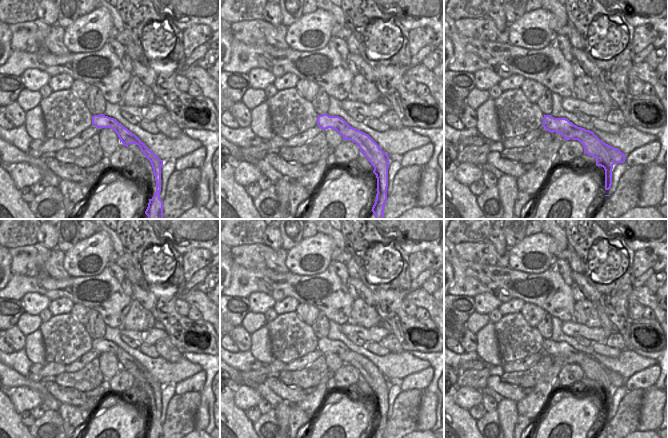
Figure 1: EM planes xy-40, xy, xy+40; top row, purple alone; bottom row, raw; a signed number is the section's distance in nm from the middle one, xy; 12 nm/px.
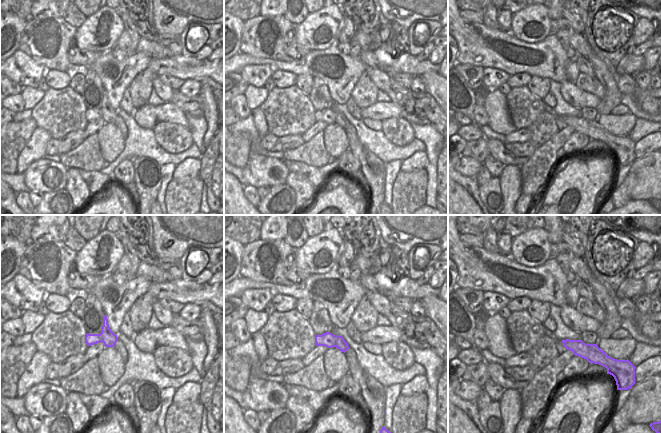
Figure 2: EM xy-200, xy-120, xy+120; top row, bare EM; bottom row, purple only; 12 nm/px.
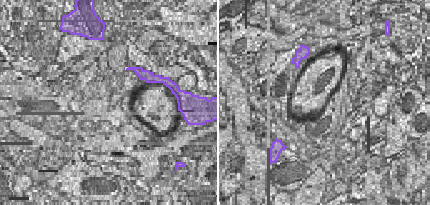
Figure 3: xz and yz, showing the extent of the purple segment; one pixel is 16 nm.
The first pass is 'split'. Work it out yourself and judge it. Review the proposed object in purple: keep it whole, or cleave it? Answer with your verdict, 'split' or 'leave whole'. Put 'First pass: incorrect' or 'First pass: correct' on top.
First pass: correct
split

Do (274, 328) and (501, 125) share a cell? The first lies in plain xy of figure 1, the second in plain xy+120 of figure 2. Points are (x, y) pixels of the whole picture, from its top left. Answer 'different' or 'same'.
different

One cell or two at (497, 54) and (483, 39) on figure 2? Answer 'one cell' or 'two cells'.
one cell

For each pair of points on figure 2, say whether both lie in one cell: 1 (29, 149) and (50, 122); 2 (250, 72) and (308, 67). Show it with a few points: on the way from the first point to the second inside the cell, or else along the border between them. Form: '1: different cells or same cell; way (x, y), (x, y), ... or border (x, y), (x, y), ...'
1: different cells; border (37, 126), (40, 126), (52, 137)
2: different cells; border (250, 63), (267, 63), (274, 69)

